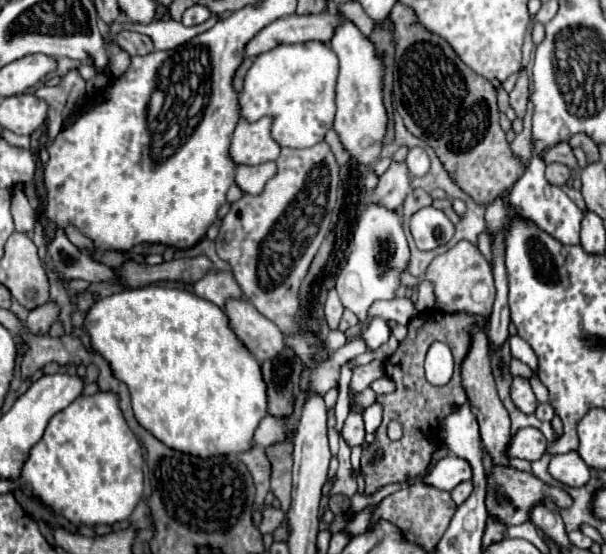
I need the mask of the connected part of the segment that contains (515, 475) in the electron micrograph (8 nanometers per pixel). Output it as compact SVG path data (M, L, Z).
M486 455L484 469L488 471L488 487L486 487L486 509L490 515L500 519L506 525L520 525L530 519L530 511L538 503L552 501L558 509L568 509L572 505L572 497L562 487L550 487L544 481L536 479L532 473L516 471L514 467L496 467L492 459Z

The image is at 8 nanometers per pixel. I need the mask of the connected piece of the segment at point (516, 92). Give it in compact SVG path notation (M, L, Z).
M520 71L516 87L510 93L510 105L520 119L526 115L526 103L528 103L528 75L526 71Z

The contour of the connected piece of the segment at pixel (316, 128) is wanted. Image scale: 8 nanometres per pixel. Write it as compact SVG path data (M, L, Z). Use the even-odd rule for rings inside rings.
M306 41L298 45L278 45L276 49L258 55L248 69L240 95L242 117L256 121L270 115L274 117L272 137L282 147L312 147L324 139L334 123L336 79L338 57L326 43Z

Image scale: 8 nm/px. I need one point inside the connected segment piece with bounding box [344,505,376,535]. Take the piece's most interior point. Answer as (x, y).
(358, 523)

